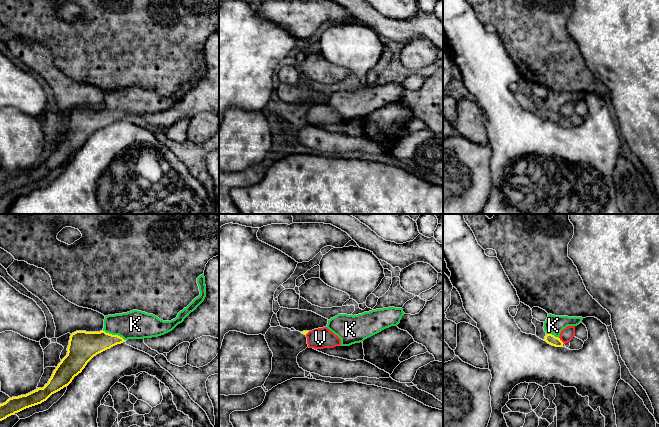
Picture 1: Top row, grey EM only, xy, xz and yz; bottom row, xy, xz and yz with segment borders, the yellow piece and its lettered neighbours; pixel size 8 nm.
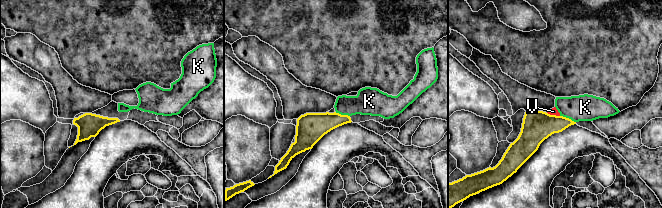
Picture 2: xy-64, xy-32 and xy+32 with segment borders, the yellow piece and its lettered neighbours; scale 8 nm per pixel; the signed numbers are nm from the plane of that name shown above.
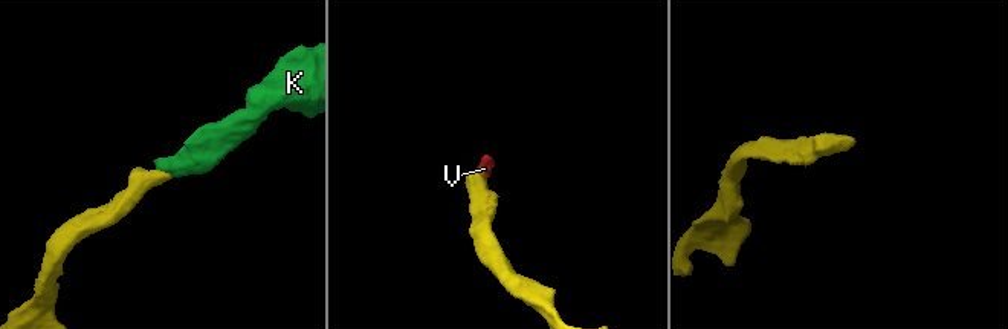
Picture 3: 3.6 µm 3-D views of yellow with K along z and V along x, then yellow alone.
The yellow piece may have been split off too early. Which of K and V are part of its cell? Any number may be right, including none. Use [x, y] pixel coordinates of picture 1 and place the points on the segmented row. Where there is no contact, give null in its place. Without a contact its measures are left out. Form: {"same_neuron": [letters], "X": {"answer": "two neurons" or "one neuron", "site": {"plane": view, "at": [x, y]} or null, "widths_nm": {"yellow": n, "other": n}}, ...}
{"same_neuron": ["K"], "K": {"answer": "one neuron", "site": {"plane": "xy", "at": [114, 335]}, "widths_nm": {"yellow": 220, "other": 220}}, "V": {"answer": "two neurons", "site": {"plane": "yz", "at": [560, 340]}, "widths_nm": {"yellow": 80, "other": 110}}}

